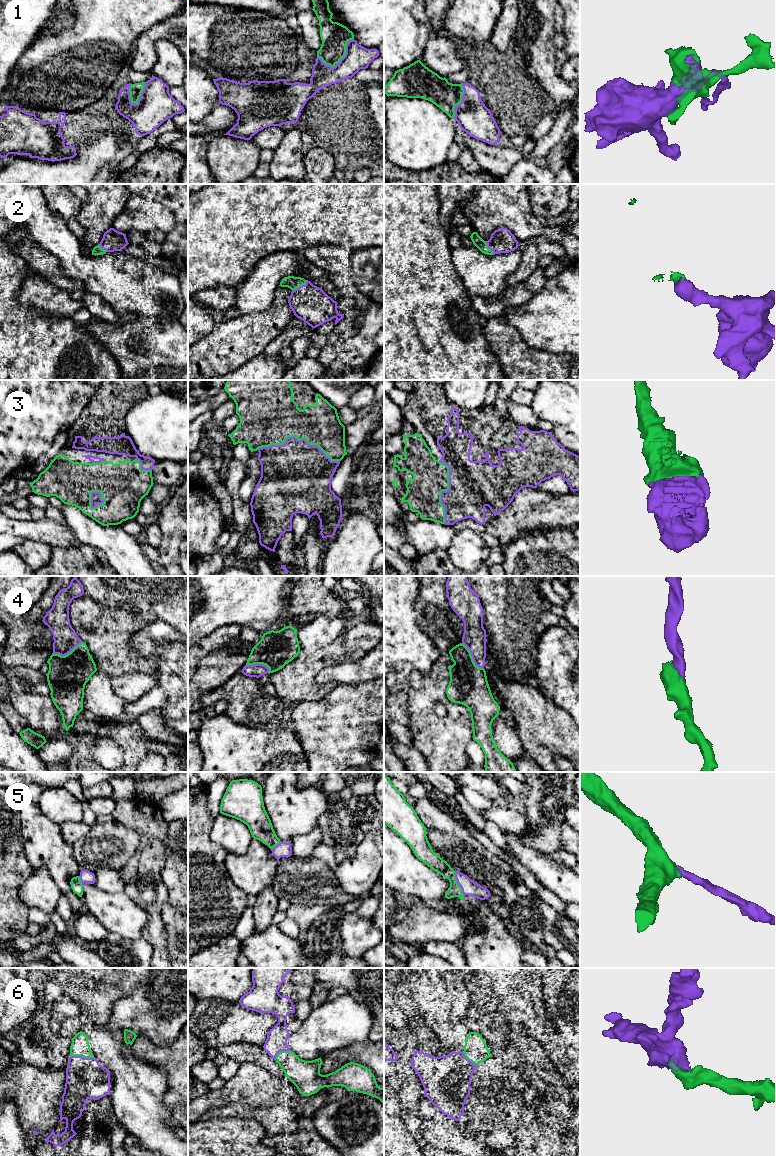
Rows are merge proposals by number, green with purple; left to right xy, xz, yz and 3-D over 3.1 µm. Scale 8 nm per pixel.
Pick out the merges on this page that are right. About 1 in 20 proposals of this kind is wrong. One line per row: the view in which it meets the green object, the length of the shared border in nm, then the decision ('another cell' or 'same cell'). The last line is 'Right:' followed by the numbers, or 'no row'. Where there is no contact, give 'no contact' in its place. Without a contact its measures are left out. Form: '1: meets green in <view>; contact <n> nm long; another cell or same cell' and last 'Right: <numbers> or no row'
1: meets green in xz; contact 320 nm long; same cell
2: meets green in xz; contact 150 nm long; same cell
3: meets green in xz; contact 650 nm long; same cell
4: meets green in yz; contact 280 nm long; same cell
5: meets green in yz; contact 220 nm long; same cell
6: meets green in xy; contact 200 nm long; same cell
Right: 1, 2, 3, 4, 5, 6

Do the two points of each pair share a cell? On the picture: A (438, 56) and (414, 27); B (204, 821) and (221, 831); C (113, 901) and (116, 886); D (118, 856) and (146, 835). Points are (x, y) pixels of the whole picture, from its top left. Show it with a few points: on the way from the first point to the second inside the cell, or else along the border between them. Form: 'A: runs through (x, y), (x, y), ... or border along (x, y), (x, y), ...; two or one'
A: border along (432, 34), (426, 44), (424, 53), (418, 59); two
B: border along (213, 818), (210, 838), (221, 847); two
C: border along (93, 884), (109, 892), (123, 892); two
D: border along (122, 824), (139, 836), (139, 846), (129, 860); two

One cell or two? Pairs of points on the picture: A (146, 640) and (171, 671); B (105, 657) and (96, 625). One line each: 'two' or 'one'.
A: one
B: one

